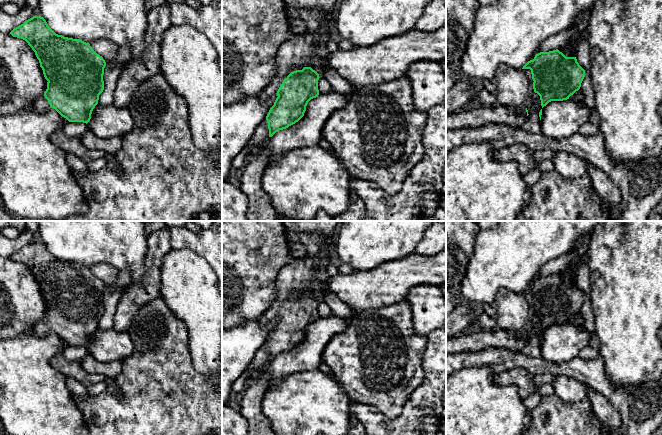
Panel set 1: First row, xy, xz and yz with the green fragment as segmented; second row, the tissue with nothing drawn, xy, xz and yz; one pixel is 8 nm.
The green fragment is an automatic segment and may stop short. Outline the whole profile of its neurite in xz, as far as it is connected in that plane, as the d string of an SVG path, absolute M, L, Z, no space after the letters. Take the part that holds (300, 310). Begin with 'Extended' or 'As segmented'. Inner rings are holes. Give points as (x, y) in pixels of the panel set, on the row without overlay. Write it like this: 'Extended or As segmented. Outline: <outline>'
Extended. Outline: M306 254L282 267L277 275L276 299L258 319L262 326L278 319L266 340L269 361L298 346L308 326L319 319L314 263L315 257Z

